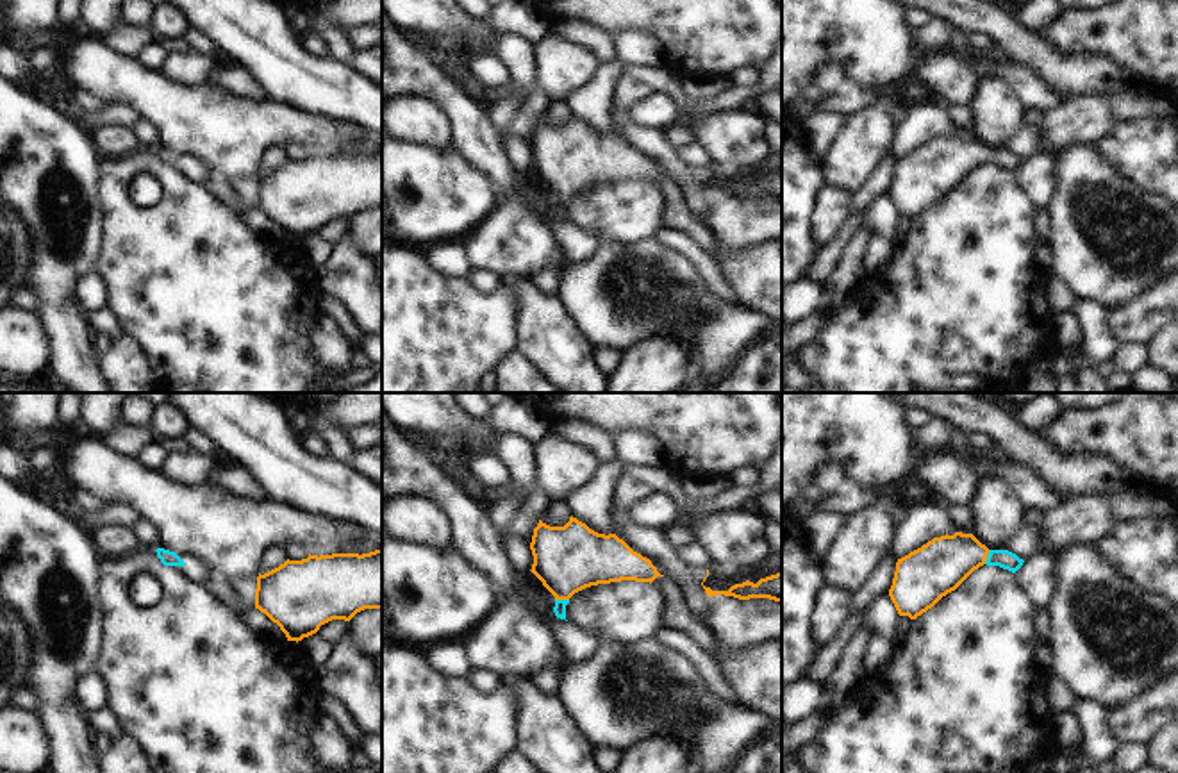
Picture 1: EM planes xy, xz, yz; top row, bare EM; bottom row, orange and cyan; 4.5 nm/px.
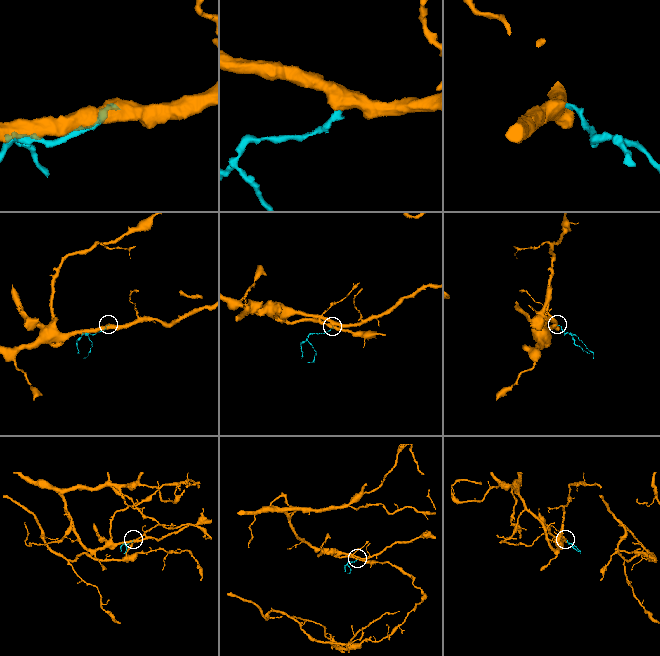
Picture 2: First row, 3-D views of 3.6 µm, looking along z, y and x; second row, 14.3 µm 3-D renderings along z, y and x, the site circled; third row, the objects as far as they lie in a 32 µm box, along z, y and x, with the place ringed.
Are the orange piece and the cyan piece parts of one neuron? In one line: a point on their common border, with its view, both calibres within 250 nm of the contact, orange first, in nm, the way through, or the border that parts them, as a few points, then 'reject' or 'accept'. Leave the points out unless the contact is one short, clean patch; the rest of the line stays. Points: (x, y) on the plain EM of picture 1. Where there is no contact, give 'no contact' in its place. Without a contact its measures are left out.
meets orange in xz at (563, 199); 300 nm thick on the orange side, 60 nm on the other; runs through xz (566, 159), (563, 199), (559, 209); accept

